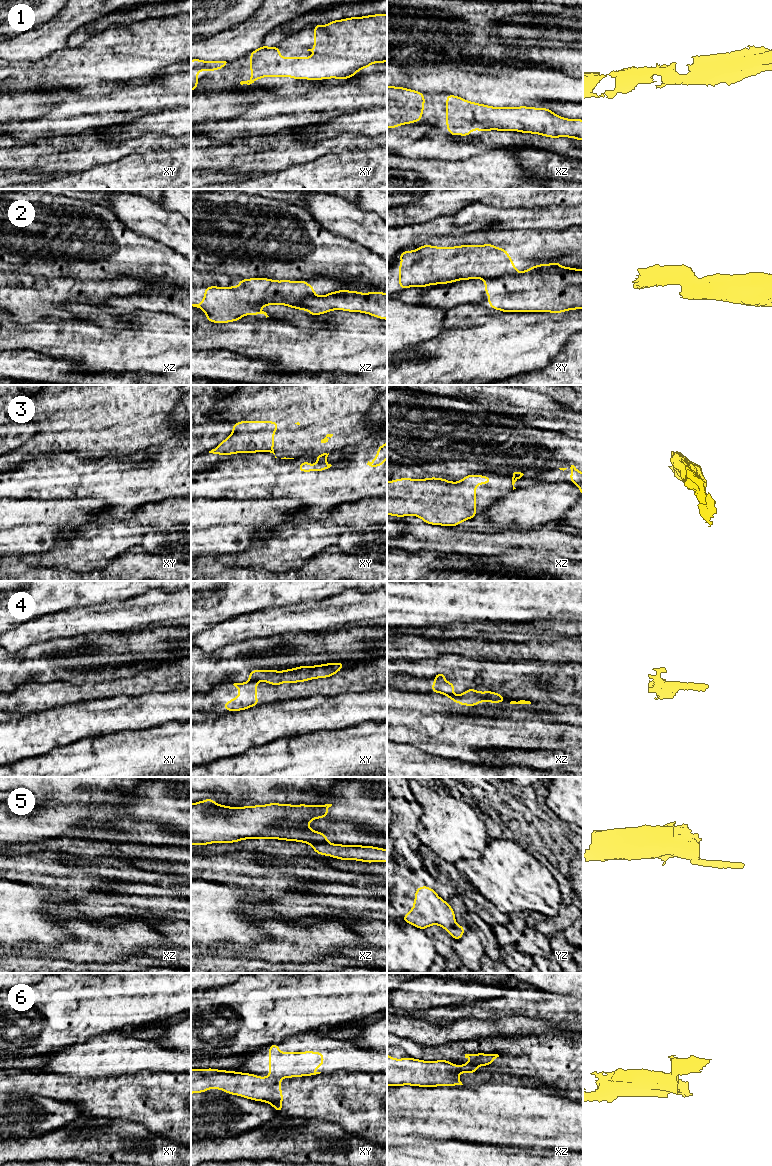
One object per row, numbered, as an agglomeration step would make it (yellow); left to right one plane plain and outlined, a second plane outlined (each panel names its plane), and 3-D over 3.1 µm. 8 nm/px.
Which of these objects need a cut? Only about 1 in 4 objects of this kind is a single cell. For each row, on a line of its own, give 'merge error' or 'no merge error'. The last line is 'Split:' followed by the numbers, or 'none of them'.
1: no merge error
2: merge error
3: merge error
4: merge error
5: merge error
6: merge error
Split: 2, 3, 4, 5, 6

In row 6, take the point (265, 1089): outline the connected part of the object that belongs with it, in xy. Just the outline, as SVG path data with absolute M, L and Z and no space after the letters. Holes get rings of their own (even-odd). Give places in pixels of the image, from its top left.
M191 1069L191 1094L219 1089L254 1101L269 1103L279 1113L283 1111L281 1078L260 1077L251 1073Z

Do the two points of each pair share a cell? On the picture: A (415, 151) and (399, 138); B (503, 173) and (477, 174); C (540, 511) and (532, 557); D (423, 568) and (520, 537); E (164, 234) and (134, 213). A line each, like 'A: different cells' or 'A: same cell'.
A: different cells
B: same cell
C: different cells
D: different cells
E: same cell

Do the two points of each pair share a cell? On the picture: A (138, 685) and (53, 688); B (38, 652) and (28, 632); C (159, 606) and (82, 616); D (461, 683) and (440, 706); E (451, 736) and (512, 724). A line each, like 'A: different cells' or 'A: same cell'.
A: same cell
B: different cells
C: same cell
D: different cells
E: same cell

